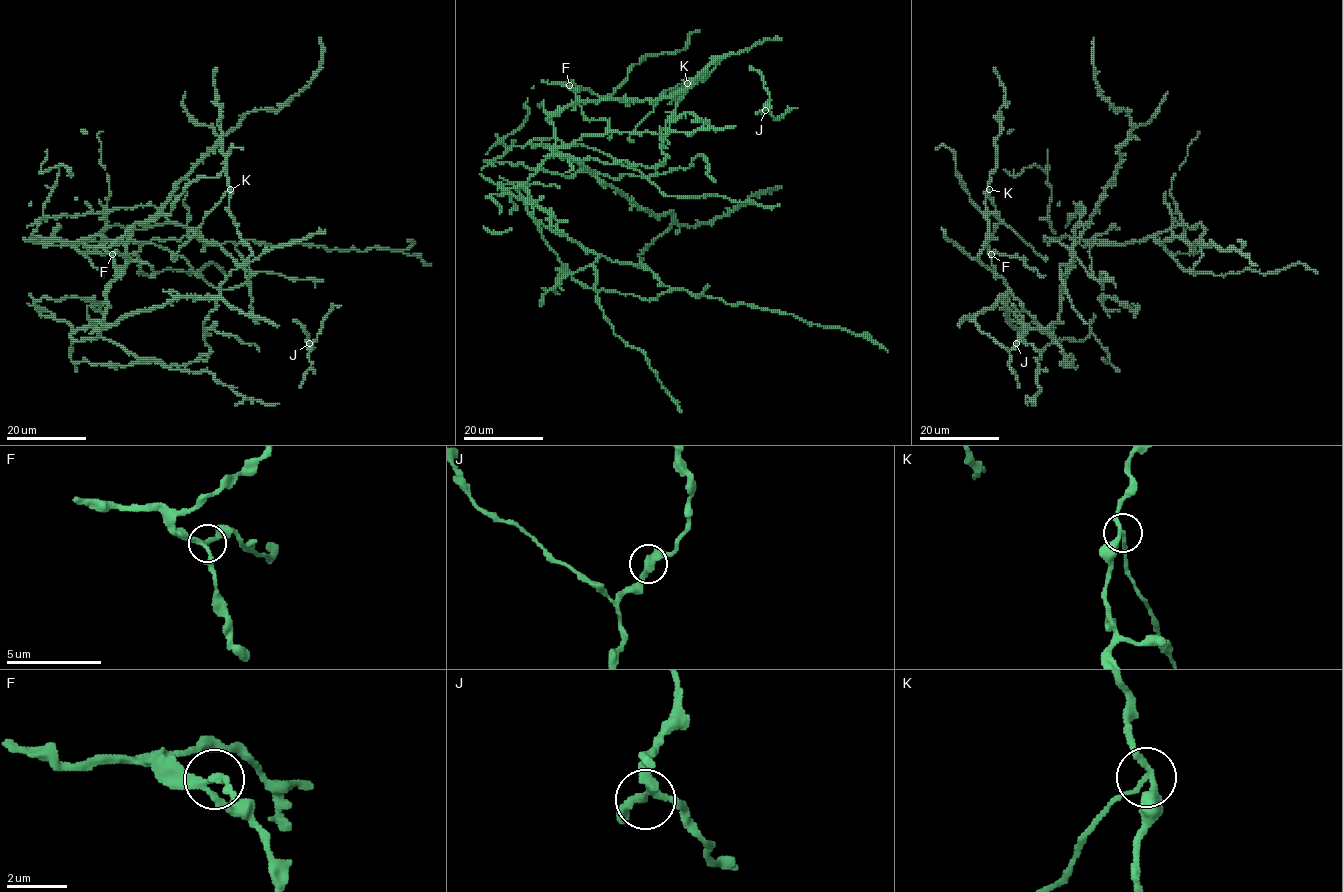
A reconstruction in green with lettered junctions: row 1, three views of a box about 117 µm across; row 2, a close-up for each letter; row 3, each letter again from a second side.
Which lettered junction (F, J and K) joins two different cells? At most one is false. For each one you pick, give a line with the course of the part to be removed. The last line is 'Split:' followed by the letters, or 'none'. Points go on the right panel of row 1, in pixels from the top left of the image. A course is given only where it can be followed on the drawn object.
K: foreign part runs (989, 189), (989, 196), (1001, 220), (1036, 253), (1045, 257)
Split: K

